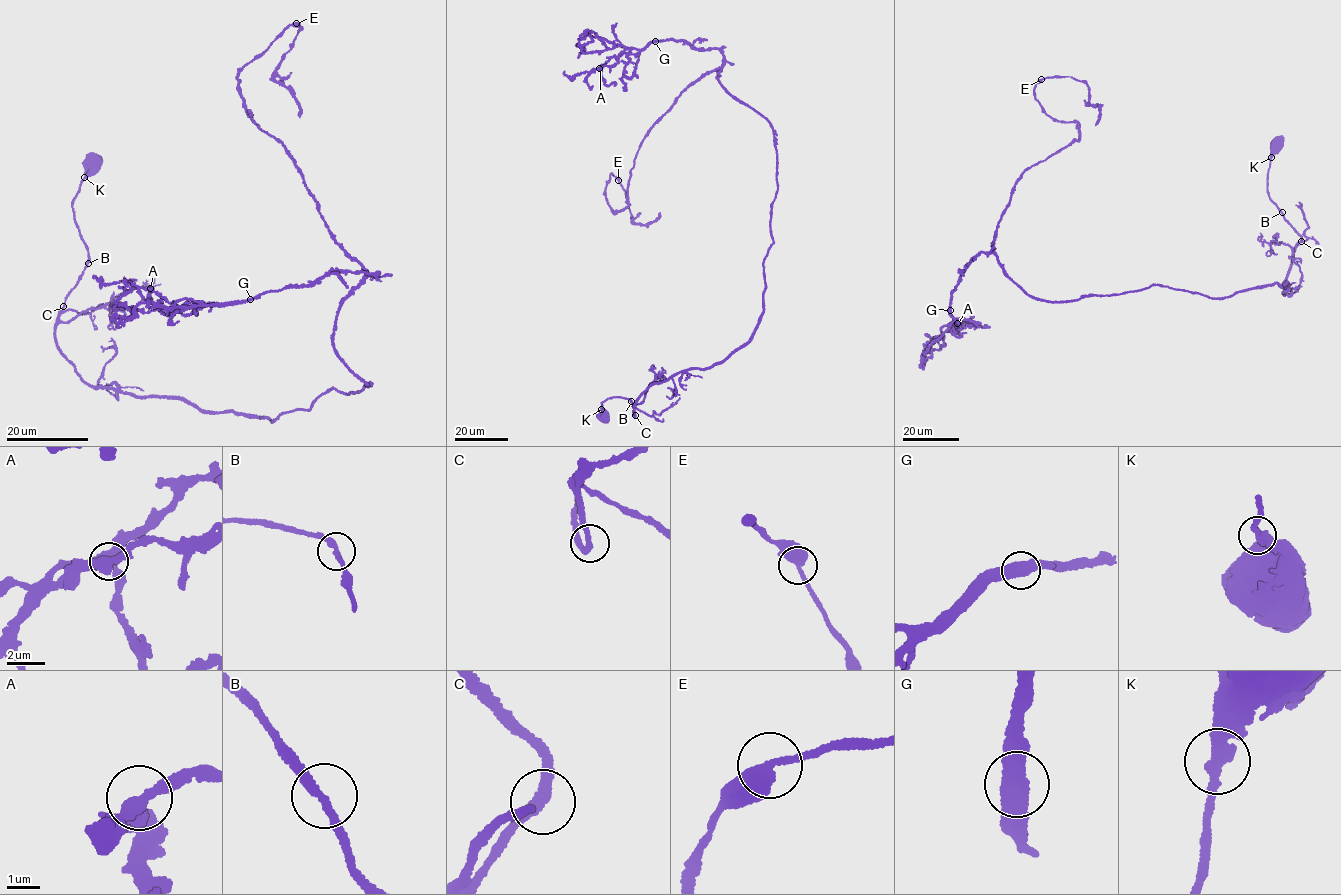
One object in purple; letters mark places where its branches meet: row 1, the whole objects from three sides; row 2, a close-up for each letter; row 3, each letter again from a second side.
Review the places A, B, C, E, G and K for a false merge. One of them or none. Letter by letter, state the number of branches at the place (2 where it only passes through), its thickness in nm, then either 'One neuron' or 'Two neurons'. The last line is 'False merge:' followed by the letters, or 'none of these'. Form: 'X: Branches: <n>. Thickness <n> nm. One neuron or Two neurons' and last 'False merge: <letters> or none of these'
A: Branches: 3. Thickness 400 nm. One neuron
B: Branches: 2. Thickness 240 nm. One neuron
C: Branches: 2. Thickness 260 nm. One neuron
E: Branches: 2. Thickness 440 nm. One neuron
G: Branches: 2. Thickness 380 nm. Two neurons
K: Branches: 2. Thickness 360 nm. One neuron
False merge: G

